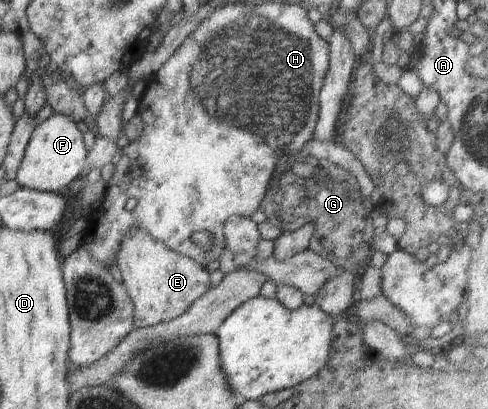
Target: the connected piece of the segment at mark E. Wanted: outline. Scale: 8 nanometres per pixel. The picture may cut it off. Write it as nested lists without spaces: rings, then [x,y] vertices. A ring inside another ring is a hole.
[[[132,229],[121,240],[116,259],[121,282],[134,303],[134,329],[148,328],[183,315],[212,286],[206,268],[155,241],[144,229]]]

